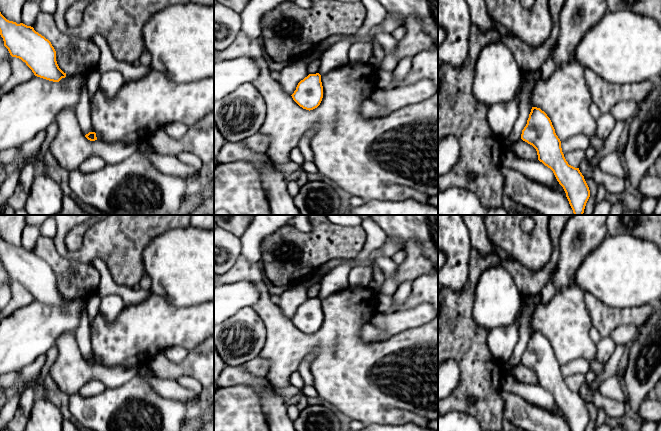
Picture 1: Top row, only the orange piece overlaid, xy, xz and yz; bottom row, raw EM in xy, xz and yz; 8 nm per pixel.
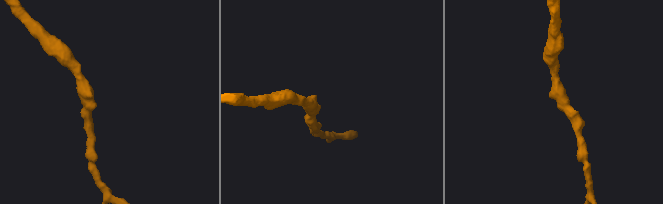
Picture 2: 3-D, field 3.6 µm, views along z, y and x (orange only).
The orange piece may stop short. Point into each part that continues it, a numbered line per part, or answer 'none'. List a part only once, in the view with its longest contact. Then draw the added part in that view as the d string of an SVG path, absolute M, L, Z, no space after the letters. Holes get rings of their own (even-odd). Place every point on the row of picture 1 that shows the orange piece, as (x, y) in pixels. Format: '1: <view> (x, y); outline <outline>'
none

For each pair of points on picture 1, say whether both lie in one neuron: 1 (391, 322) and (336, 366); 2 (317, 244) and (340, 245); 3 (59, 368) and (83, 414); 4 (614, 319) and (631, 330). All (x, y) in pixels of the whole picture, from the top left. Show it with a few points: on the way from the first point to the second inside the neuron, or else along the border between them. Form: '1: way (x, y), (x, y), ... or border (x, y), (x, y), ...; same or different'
1: border (408, 328), (393, 334), (387, 339); different
2: way (323, 244), (334, 244); same
3: border (77, 392), (69, 397); different
4: border (639, 329), (633, 325), (619, 325), (609, 336); different

